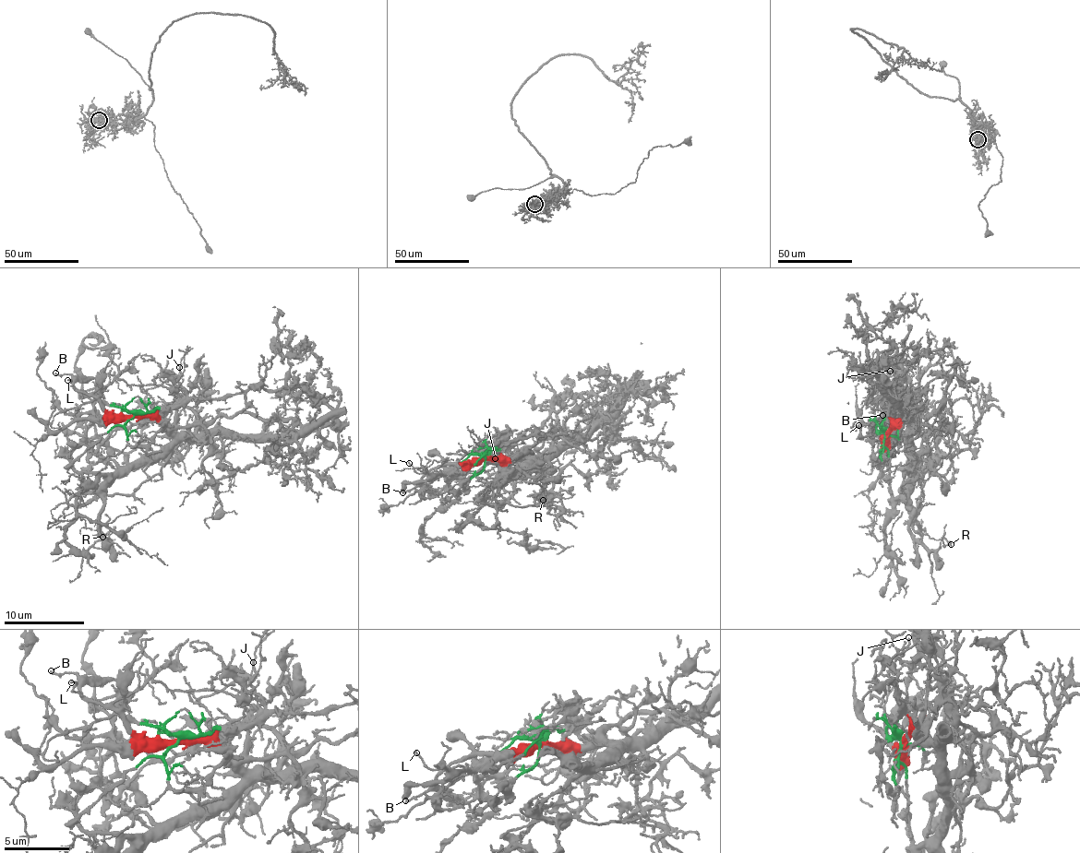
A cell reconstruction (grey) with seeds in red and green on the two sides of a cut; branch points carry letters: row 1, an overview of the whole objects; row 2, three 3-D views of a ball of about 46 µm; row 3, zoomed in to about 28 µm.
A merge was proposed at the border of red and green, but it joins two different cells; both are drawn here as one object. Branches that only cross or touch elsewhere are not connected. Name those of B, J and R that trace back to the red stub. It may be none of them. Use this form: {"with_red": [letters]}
{"with_red": ["B", "J", "R"]}

